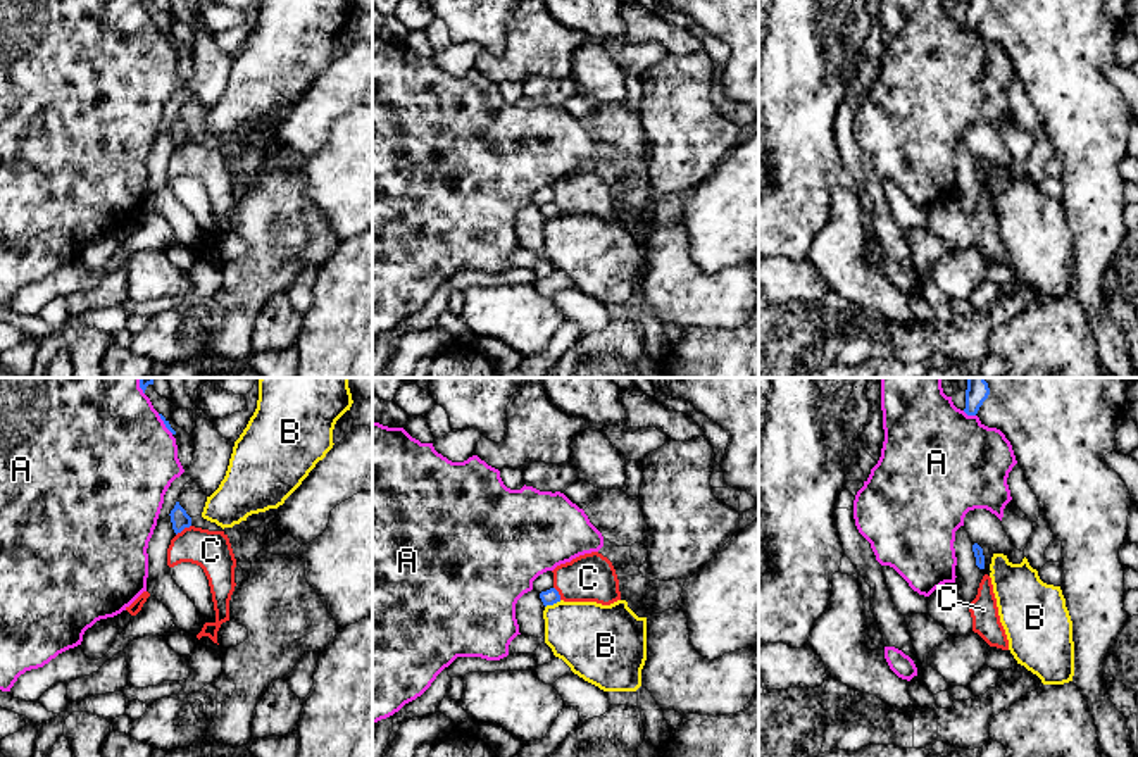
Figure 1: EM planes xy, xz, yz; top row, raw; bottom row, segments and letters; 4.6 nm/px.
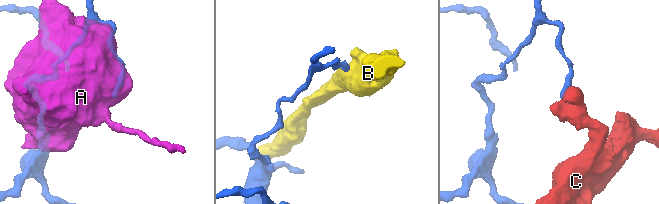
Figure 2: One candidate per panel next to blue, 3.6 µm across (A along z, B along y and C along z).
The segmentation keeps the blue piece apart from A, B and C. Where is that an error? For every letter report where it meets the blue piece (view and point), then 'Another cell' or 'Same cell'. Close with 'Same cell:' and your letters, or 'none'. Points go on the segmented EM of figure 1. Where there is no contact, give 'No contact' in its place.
A: Touches blue at yz (969, 414). Another cell
B: Touches blue at xz (552, 604). Another cell
C: Touches blue at xy (183, 528). Another cell
Same cell: none

